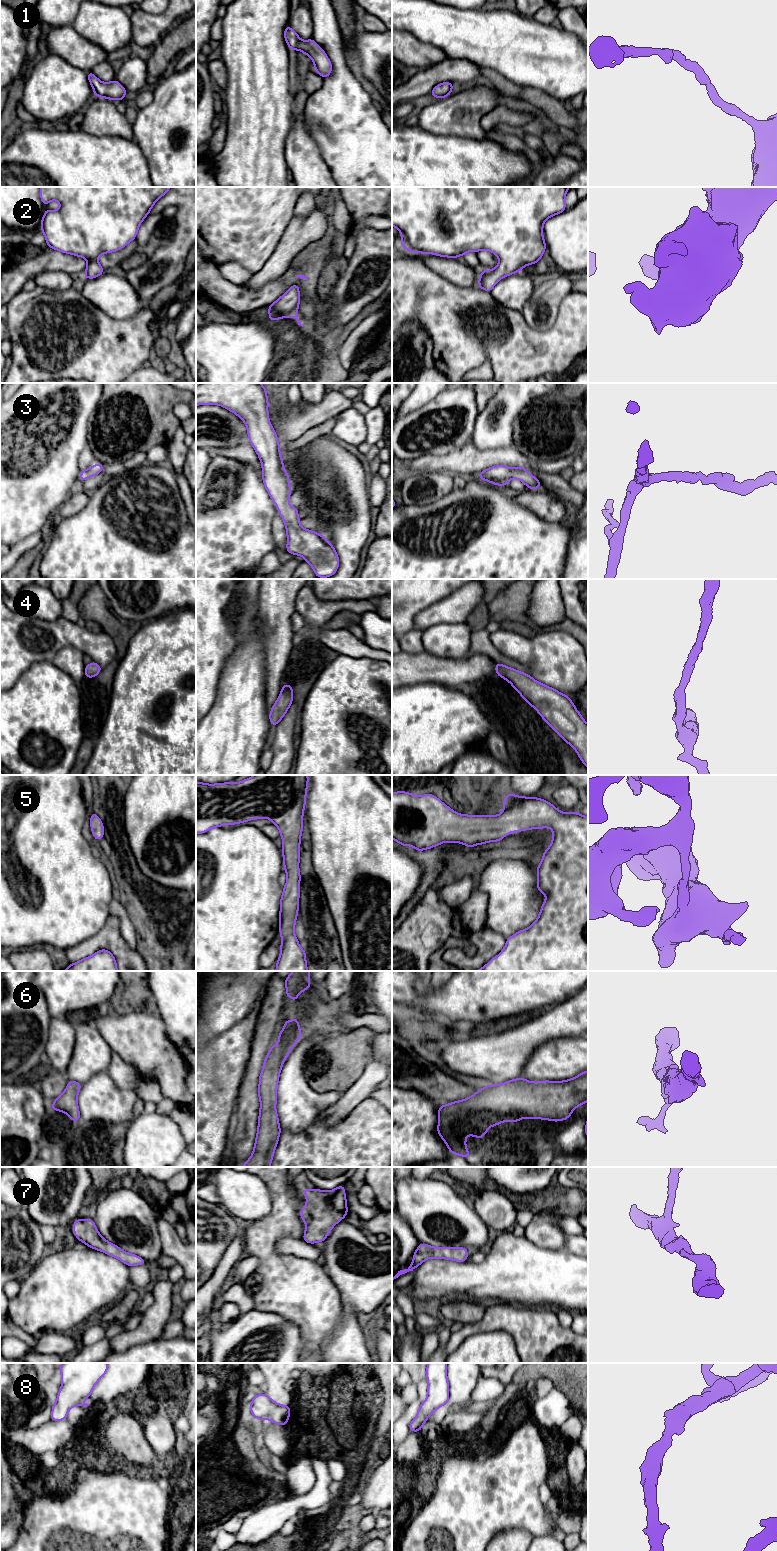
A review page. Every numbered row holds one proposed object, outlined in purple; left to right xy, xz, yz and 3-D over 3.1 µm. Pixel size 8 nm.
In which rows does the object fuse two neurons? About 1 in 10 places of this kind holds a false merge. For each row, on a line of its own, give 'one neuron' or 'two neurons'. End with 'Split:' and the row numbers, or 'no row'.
1: one neuron
2: one neuron
3: one neuron
4: one neuron
5: one neuron
6: one neuron
7: one neuron
8: one neuron
Split: no row

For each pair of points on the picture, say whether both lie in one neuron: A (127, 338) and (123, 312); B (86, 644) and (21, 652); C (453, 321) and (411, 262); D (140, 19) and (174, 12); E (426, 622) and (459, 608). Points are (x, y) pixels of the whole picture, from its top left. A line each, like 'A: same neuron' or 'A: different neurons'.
A: different neurons
B: same neuron
C: same neuron
D: same neuron
E: same neuron

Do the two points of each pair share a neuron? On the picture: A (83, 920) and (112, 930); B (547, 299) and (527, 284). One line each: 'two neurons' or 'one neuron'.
A: two neurons
B: two neurons

